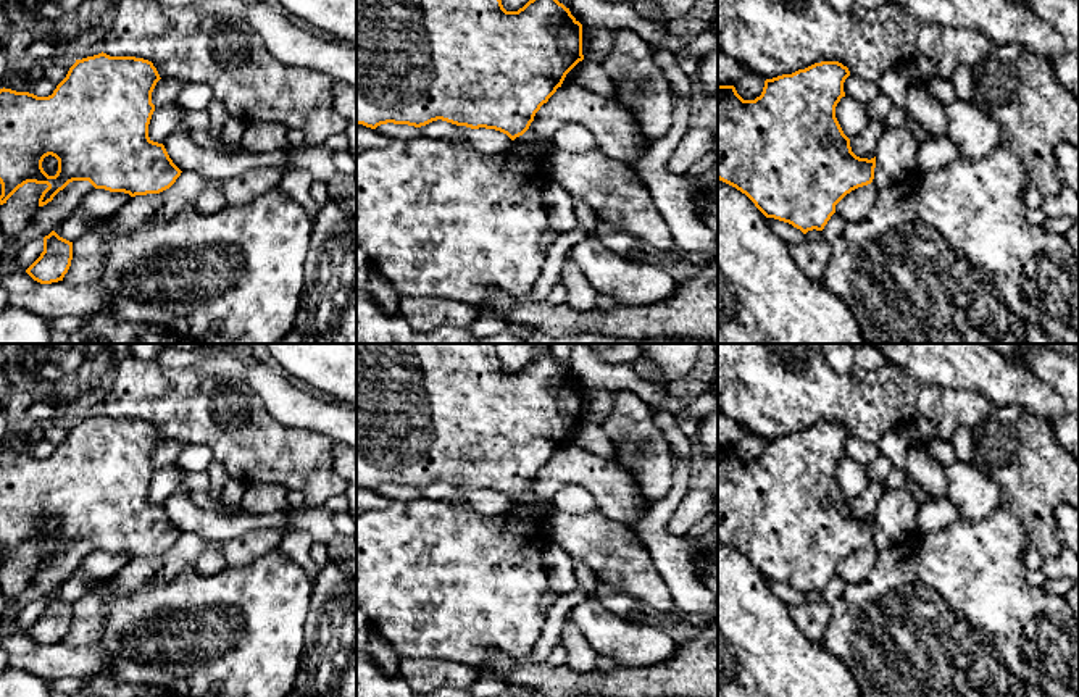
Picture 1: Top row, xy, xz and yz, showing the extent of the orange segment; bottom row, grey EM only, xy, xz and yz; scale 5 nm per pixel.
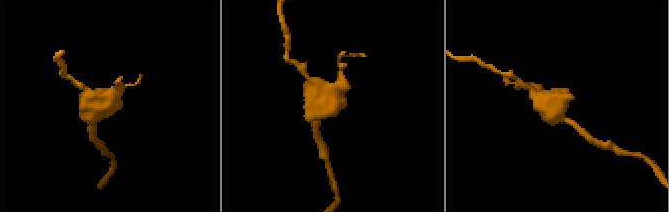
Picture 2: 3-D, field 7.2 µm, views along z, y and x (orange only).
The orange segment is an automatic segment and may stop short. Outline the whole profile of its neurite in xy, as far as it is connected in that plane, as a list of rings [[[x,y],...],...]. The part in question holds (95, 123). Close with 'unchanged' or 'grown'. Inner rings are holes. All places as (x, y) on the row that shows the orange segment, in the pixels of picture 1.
[[[102,52],[76,60],[66,77],[48,97],[0,89],[0,205],[6,203],[27,182],[48,186],[39,198],[39,207],[52,202],[73,181],[89,181],[95,189],[124,192],[131,197],[160,194],[169,189],[182,171],[173,163],[165,145],[148,137],[148,124],[155,111],[152,92],[160,79],[156,68],[148,60],[110,56]],[[48,155],[58,160],[55,176],[48,176],[42,168],[42,161]]] | unchanged

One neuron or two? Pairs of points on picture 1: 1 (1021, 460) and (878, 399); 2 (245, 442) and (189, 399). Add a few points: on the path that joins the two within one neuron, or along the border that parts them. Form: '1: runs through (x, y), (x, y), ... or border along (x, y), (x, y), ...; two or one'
1: border along (992, 407), (973, 429); two
2: runs through (231, 434), (224, 434), (213, 426), (204, 413); one

